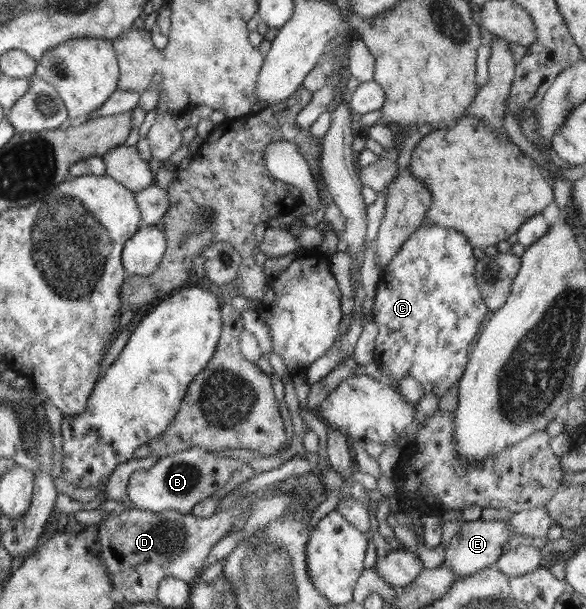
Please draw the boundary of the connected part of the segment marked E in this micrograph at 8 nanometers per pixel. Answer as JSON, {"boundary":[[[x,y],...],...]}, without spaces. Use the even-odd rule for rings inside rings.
{"boundary":[[[478,519],[474,522],[464,522],[458,533],[450,540],[444,553],[444,564],[457,578],[468,578],[476,572],[496,566],[505,547],[514,543],[515,538],[510,533],[510,526],[502,520]]]}

